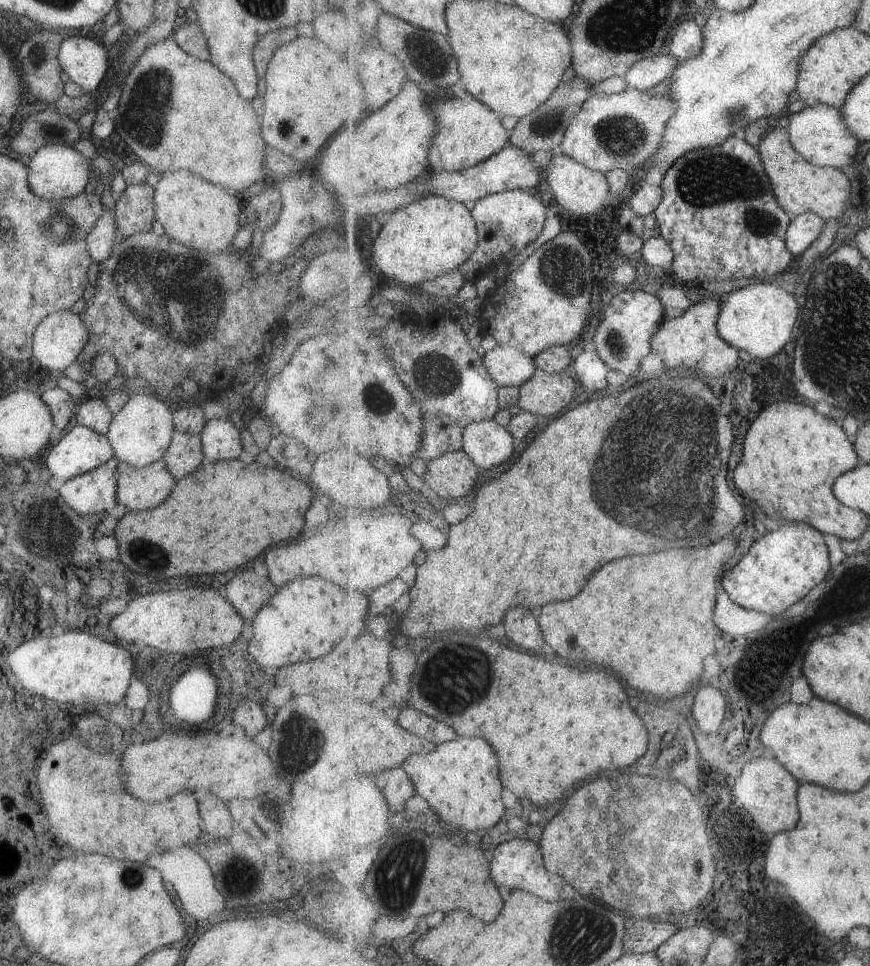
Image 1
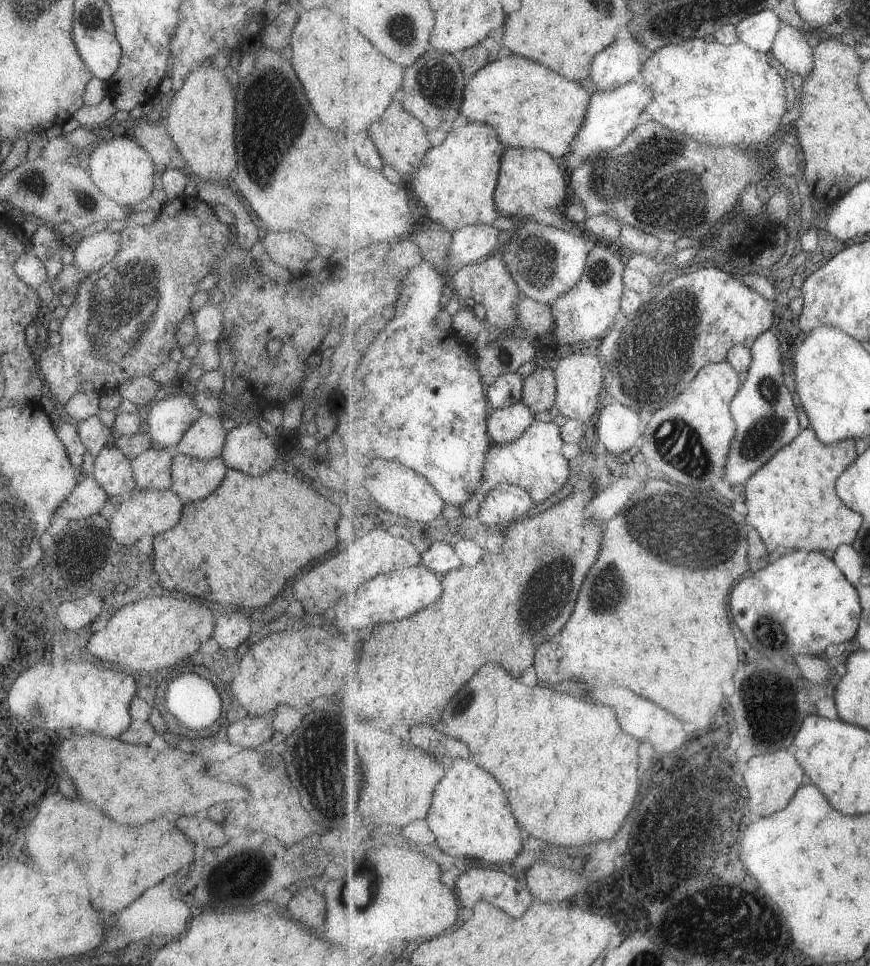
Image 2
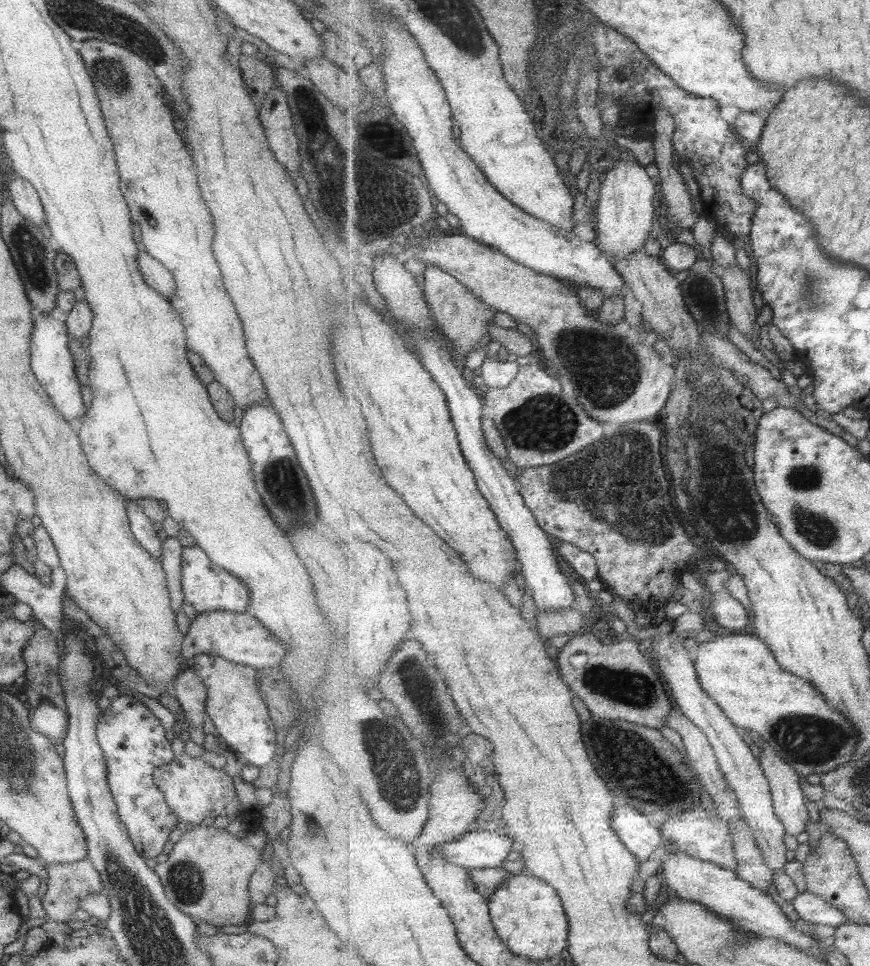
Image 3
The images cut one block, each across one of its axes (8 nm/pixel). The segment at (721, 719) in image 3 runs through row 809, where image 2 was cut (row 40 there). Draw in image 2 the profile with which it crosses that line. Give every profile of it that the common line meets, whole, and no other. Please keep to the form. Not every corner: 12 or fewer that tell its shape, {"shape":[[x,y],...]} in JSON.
{"shape":[[775,9],[739,22],[741,41],[772,50],[782,23]]}

